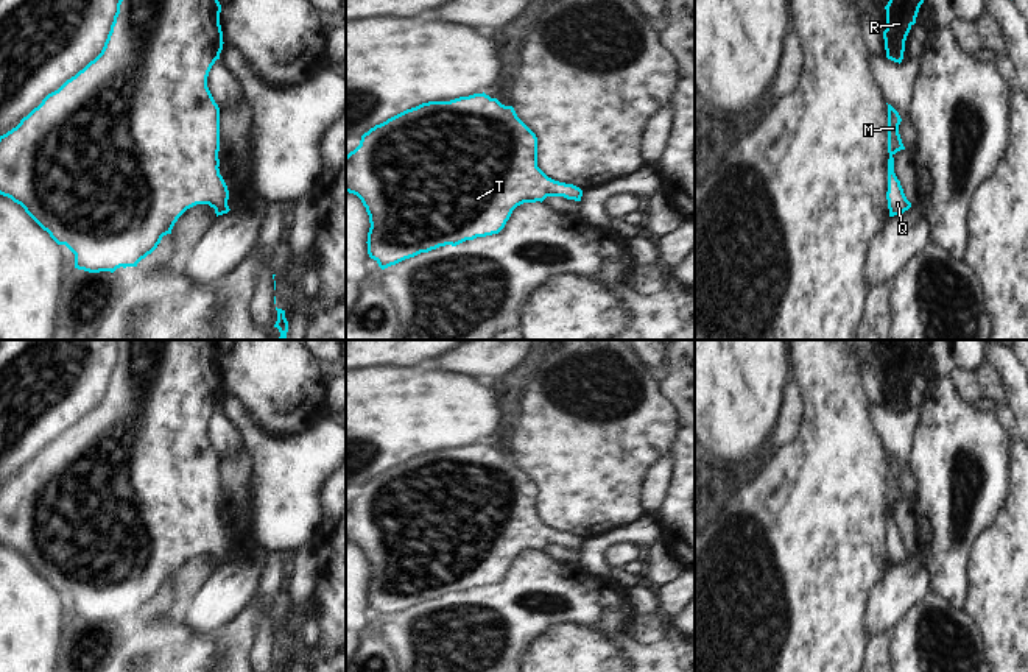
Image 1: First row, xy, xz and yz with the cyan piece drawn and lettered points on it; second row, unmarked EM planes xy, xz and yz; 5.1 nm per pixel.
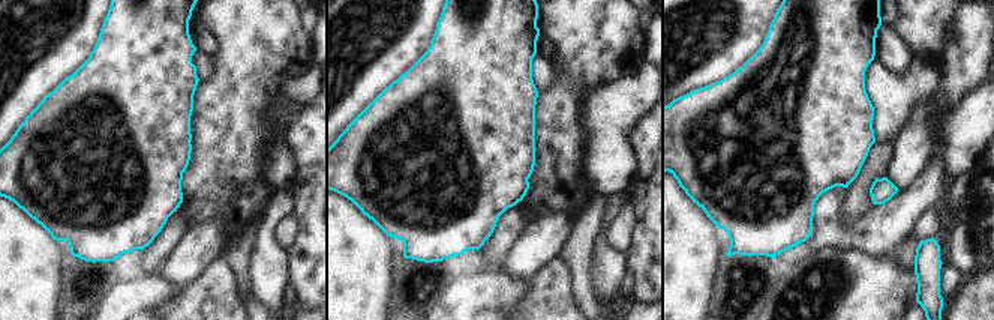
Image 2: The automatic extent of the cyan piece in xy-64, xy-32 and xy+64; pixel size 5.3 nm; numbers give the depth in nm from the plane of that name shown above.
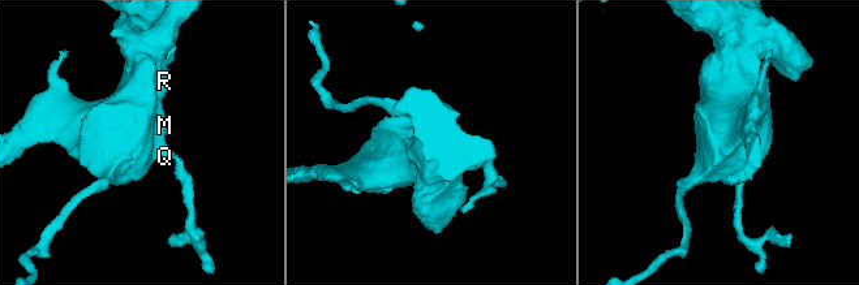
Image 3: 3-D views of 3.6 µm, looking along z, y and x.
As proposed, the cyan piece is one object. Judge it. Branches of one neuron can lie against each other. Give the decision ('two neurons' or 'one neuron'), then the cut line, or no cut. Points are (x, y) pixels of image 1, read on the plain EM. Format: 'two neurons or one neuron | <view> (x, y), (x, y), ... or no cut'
one neuron | no cut

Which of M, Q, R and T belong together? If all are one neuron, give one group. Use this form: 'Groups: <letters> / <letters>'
Groups: M Q R T.

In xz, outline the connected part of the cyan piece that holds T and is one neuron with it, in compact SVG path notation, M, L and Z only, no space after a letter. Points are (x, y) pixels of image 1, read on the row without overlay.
M484 441L459 446L450 451L422 452L371 477L361 485L360 494L346 505L346 541L357 544L366 557L371 572L366 591L368 603L382 619L439 596L456 596L466 589L498 583L505 577L512 560L523 552L542 552L547 546L564 546L567 549L581 550L583 546L583 539L579 536L554 530L537 516L536 483L517 466L512 455L505 455L497 447L491 447Z

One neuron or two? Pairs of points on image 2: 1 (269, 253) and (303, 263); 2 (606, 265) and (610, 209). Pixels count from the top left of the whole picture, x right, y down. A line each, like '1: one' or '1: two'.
1: two
2: one

